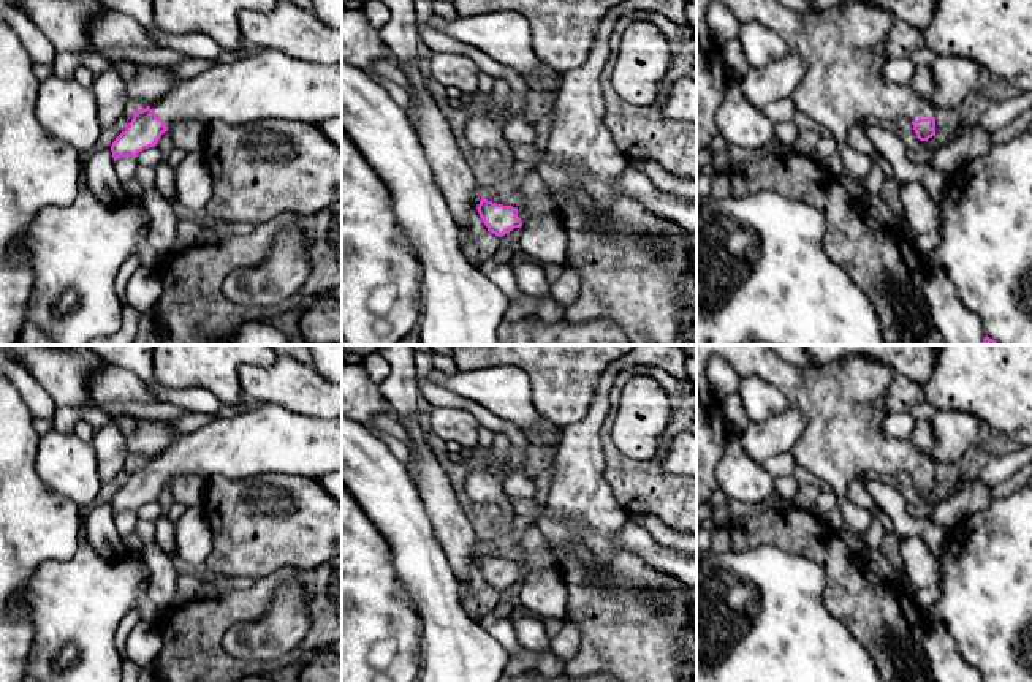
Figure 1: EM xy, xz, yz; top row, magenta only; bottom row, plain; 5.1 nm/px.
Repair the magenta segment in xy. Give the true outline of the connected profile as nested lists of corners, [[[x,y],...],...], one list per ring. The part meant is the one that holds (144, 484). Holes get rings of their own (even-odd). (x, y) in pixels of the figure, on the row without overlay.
[[[263,402],[255,410],[217,418],[209,426],[177,438],[146,464],[133,467],[131,476],[116,492],[111,506],[114,516],[120,511],[136,513],[144,503],[157,500],[174,478],[185,475],[245,479],[264,473],[318,478],[332,472],[342,472],[342,419],[302,416],[277,404]]]

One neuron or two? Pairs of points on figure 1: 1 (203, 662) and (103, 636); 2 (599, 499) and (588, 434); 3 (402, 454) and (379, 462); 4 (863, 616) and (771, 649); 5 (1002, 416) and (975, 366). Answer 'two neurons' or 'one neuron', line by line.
1: two neurons
2: one neuron
3: two neurons
4: two neurons
5: one neuron

